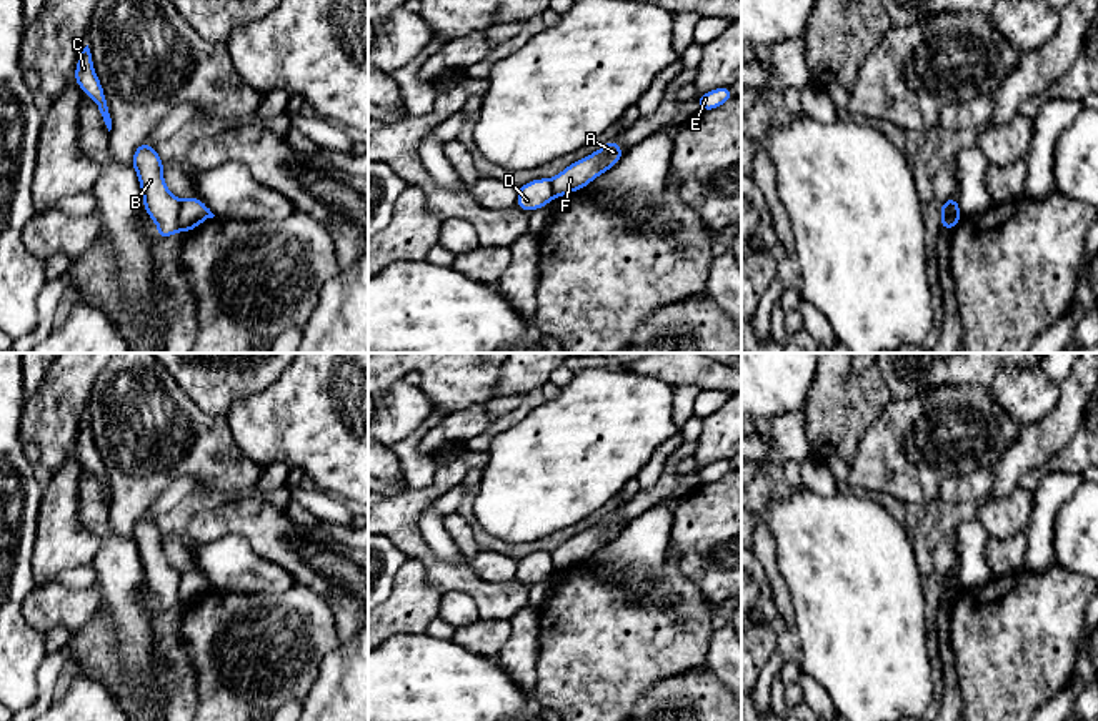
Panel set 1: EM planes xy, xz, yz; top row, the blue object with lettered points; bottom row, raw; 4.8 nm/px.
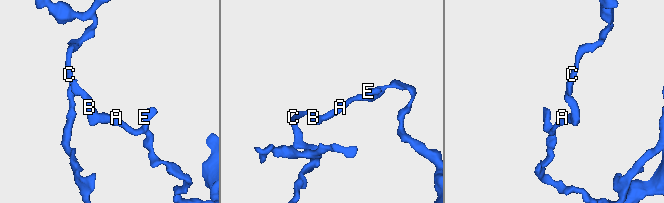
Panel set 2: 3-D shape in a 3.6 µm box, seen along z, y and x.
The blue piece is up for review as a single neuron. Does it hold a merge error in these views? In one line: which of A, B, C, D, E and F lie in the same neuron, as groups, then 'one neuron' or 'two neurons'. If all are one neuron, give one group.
A E F / B C D; two neurons

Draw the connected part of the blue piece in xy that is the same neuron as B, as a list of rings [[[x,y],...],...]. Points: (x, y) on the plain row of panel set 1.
[[[140,516],[132,530],[143,569],[143,581],[157,596],[157,608],[165,613],[180,604],[178,586],[182,574],[167,561],[163,553],[163,533],[155,520]]]

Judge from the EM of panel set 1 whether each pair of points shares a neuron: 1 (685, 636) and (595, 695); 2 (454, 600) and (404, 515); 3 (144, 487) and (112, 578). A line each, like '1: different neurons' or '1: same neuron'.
1: same neuron
2: different neurons
3: different neurons

